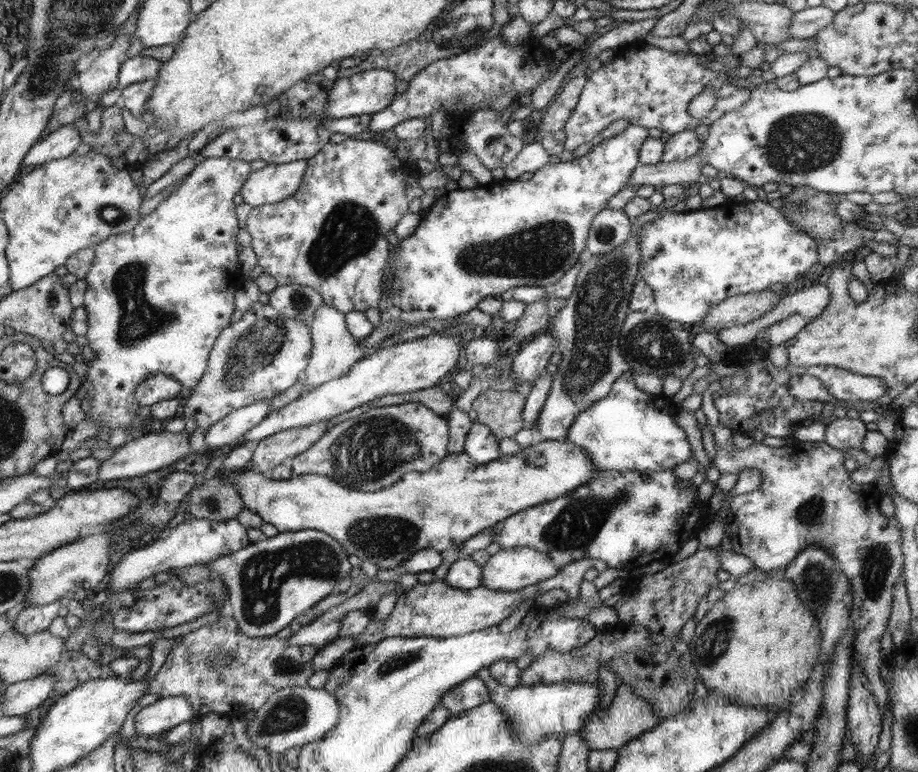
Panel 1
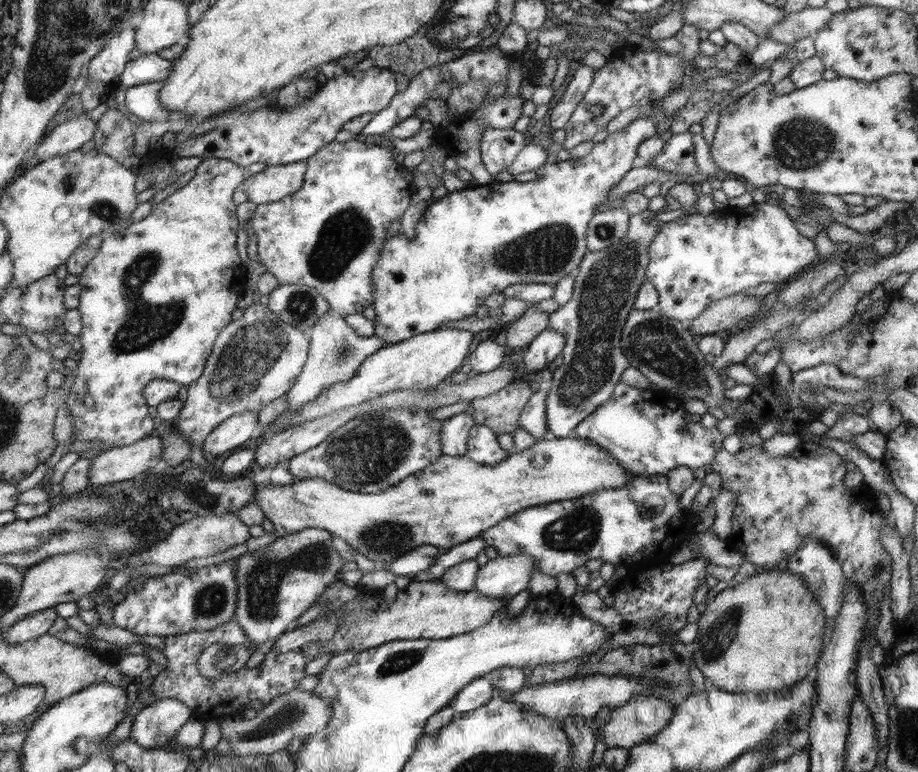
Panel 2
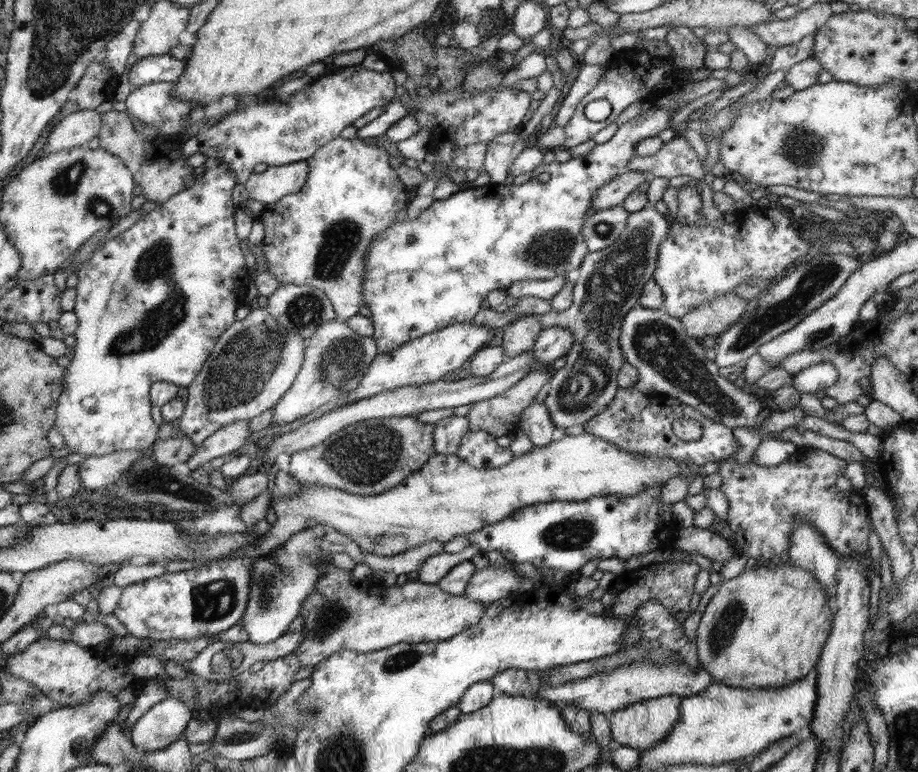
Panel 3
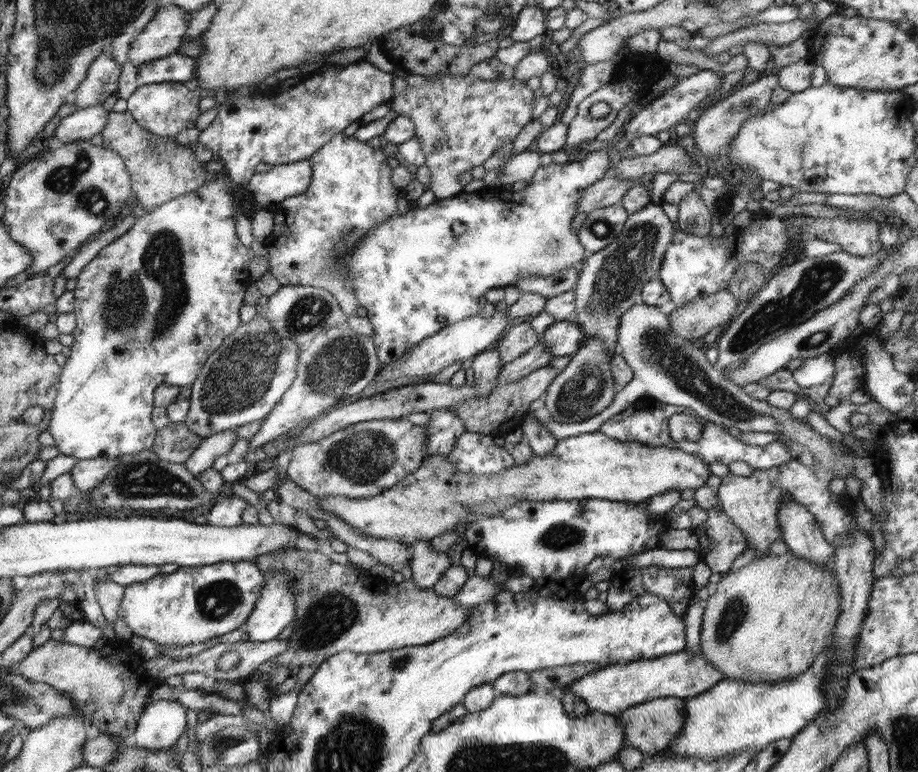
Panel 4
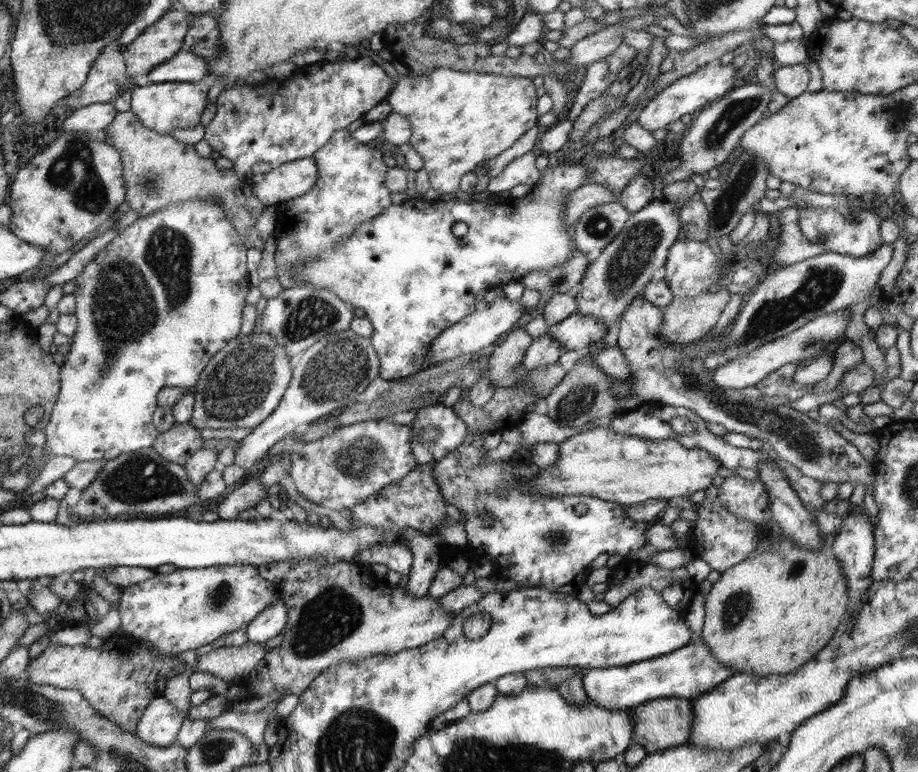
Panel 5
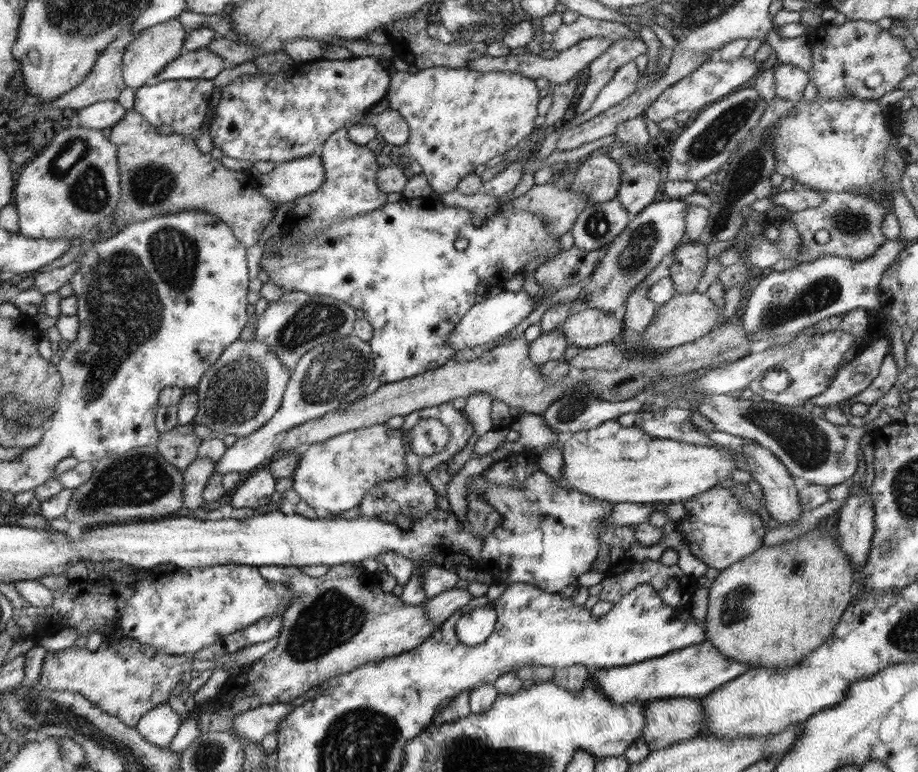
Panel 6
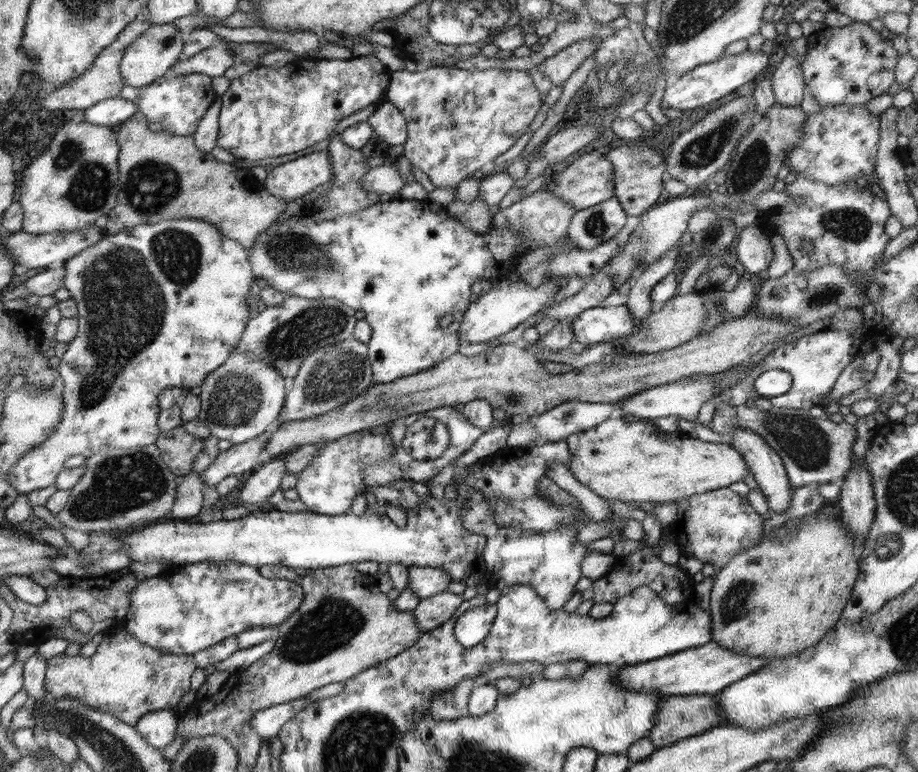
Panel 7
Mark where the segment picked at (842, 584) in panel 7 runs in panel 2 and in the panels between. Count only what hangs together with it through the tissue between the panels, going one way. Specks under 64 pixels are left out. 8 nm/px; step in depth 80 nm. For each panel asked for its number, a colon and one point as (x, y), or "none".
2: (764, 635)
3: (766, 628)
4: (766, 622)
5: (769, 615)
6: (770, 609)

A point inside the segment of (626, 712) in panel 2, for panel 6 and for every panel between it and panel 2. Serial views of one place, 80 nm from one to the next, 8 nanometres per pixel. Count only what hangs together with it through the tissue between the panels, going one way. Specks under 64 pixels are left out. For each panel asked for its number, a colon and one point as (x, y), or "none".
3: (643, 725)
4: (651, 726)
5: (660, 724)
6: (669, 721)

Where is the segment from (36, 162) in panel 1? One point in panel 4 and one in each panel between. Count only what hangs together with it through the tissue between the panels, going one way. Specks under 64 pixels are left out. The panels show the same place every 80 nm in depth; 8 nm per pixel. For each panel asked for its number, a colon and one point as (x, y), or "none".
2: (71, 135)
3: (77, 129)
4: (85, 123)

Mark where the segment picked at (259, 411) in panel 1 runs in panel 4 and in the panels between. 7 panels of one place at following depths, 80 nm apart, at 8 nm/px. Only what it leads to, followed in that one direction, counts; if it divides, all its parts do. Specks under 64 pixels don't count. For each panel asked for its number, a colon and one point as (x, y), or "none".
2: (231, 434)
3: (230, 438)
4: (210, 448)

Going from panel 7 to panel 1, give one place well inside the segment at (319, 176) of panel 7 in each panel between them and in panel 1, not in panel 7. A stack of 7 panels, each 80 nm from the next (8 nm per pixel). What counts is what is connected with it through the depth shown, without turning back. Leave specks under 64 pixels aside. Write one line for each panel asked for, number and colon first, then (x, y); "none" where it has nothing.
1: (273, 183)
2: (274, 183)
3: (271, 186)
4: (282, 181)
5: (283, 183)
6: (288, 181)

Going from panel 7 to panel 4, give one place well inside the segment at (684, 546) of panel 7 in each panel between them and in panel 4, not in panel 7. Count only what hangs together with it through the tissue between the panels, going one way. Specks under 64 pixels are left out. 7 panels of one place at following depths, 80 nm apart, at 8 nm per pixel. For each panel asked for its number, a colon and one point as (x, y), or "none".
4: (726, 541)
5: (717, 537)
6: (719, 531)

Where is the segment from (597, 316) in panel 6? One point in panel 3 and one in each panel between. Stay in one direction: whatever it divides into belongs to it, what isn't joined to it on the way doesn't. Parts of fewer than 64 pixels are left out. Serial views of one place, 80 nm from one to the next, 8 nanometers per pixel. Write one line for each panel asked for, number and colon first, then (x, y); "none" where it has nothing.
3: (554, 342)
4: (562, 338)
5: (577, 332)

